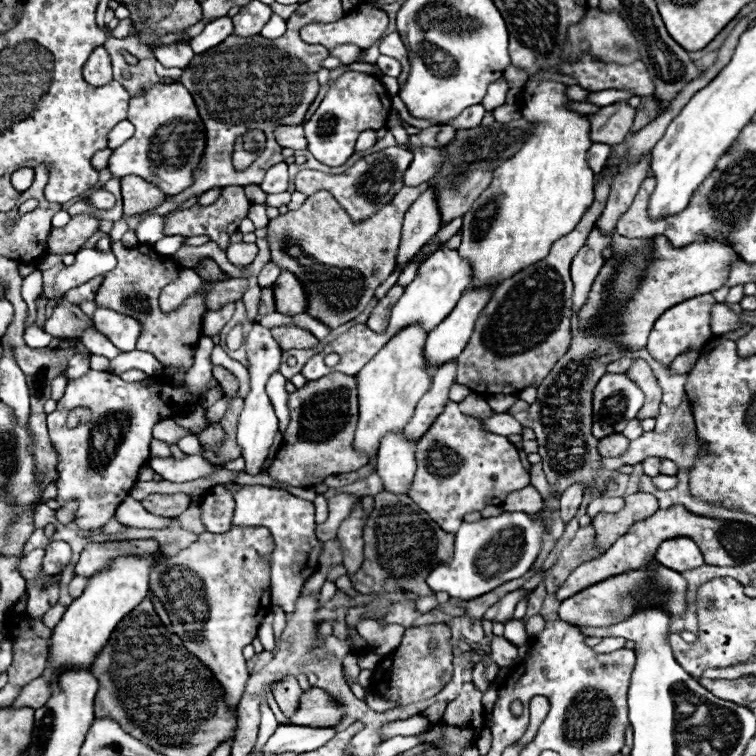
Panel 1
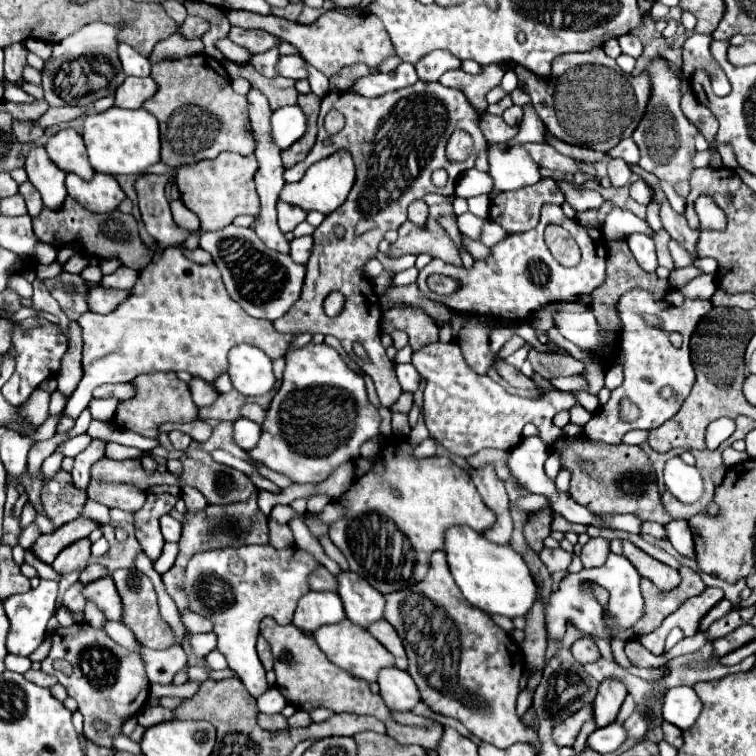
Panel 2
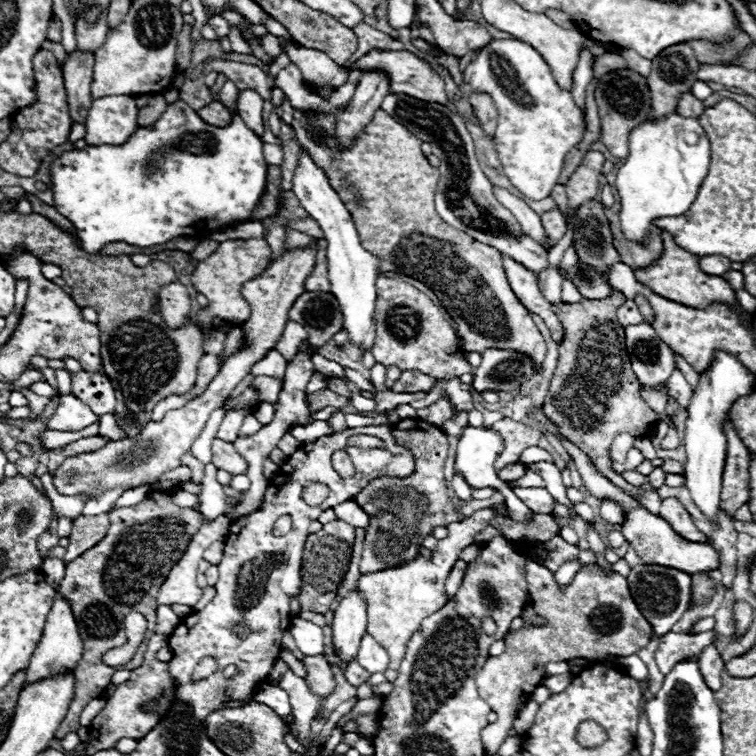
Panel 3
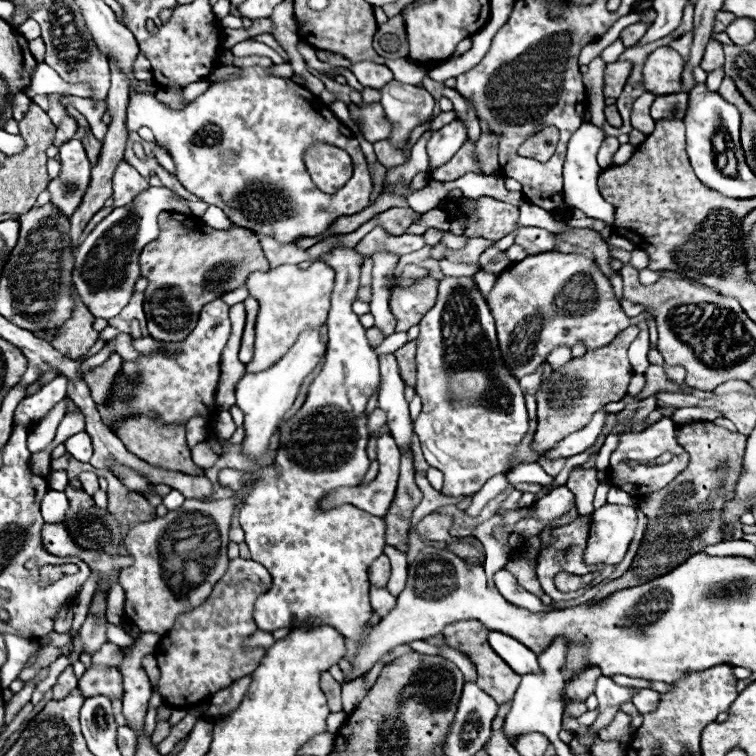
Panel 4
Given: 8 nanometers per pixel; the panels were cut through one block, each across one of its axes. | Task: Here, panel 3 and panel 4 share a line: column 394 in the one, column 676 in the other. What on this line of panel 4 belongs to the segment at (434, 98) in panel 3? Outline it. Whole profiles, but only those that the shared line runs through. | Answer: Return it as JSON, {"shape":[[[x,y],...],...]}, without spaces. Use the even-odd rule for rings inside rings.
{"shape":[[[670,46],[654,50],[644,64],[646,90],[656,96],[664,96],[668,92],[680,92],[684,64],[686,62],[682,60],[682,56]]]}

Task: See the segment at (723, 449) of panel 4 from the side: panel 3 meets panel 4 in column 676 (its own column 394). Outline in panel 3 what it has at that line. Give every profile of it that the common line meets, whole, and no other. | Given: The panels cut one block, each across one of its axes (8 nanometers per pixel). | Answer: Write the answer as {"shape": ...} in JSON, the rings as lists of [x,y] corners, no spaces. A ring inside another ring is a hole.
{"shape":[[[408,418],[398,422],[392,434],[402,448],[412,452],[414,474],[406,478],[378,476],[352,498],[370,518],[360,560],[362,574],[410,562],[418,554],[418,546],[434,526],[448,526],[454,520],[458,522],[464,520],[460,510],[452,504],[452,500],[446,494],[446,480],[444,480],[444,462],[448,456],[446,434],[434,424],[428,424],[420,418]]]}

